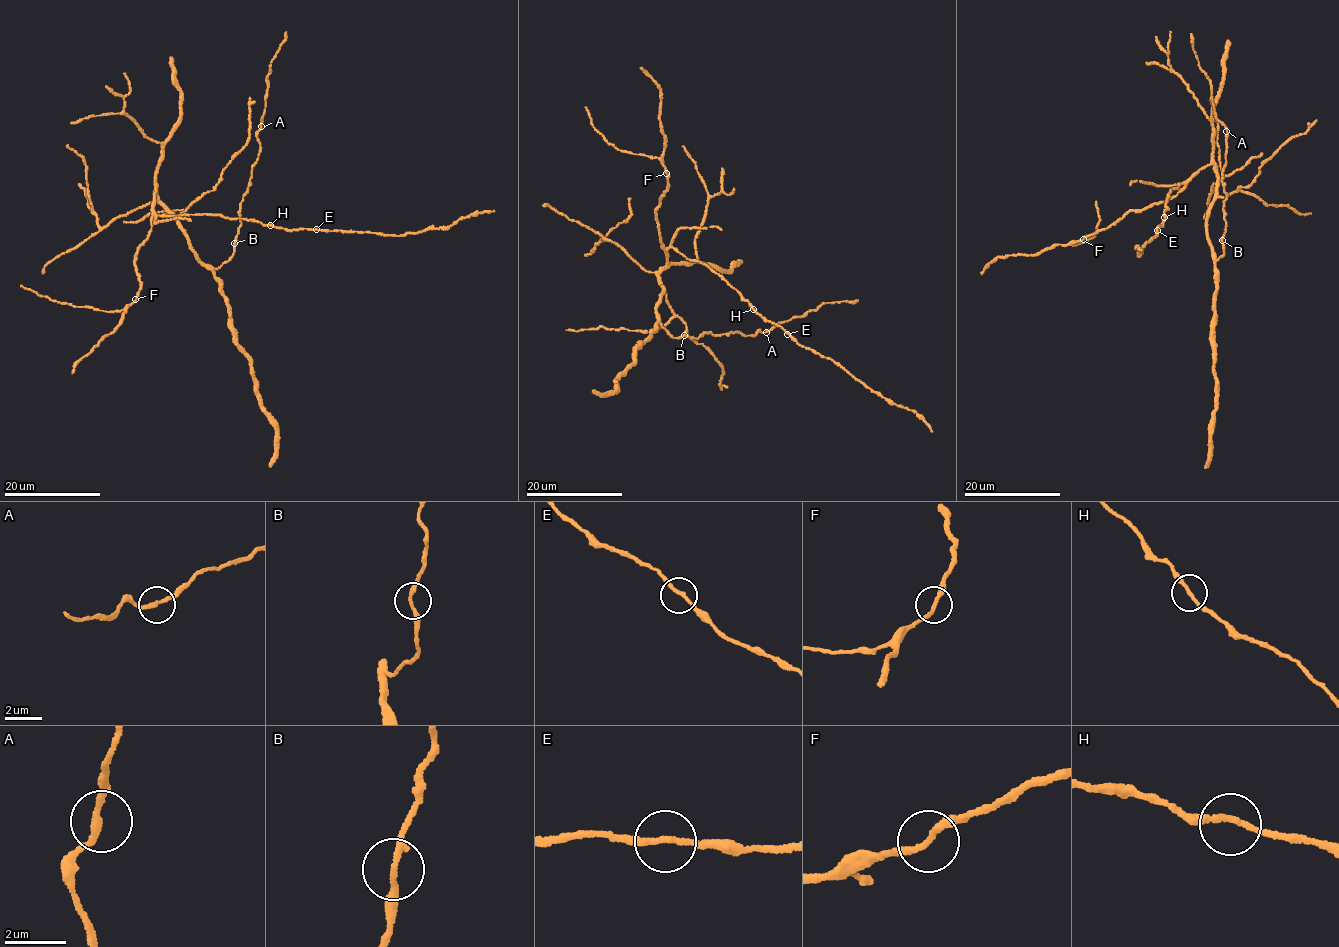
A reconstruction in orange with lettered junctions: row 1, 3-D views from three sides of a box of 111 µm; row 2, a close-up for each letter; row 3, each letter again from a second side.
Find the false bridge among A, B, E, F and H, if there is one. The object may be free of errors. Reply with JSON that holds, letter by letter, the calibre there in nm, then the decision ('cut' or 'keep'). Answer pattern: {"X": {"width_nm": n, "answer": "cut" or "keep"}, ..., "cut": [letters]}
{"A": {"width_nm": 190, "answer": "keep"}, "B": {"width_nm": 200, "answer": "keep"}, "E": {"width_nm": 200, "answer": "keep"}, "F": {"width_nm": 200, "answer": "cut"}, "H": {"width_nm": 190, "answer": "keep"}, "cut": ["F"]}

